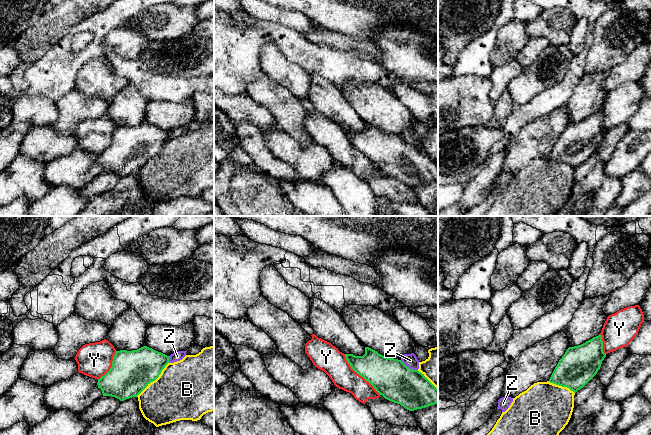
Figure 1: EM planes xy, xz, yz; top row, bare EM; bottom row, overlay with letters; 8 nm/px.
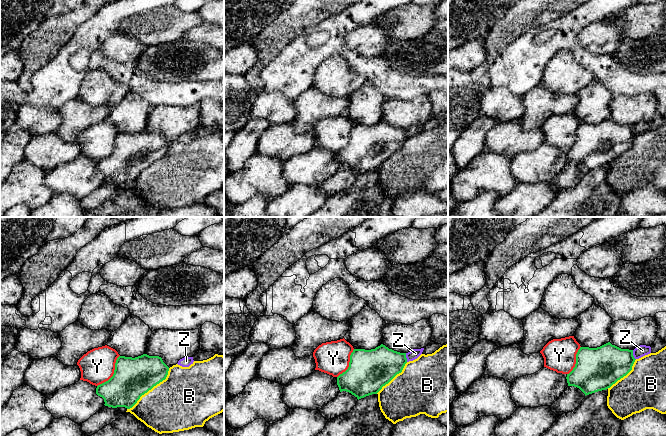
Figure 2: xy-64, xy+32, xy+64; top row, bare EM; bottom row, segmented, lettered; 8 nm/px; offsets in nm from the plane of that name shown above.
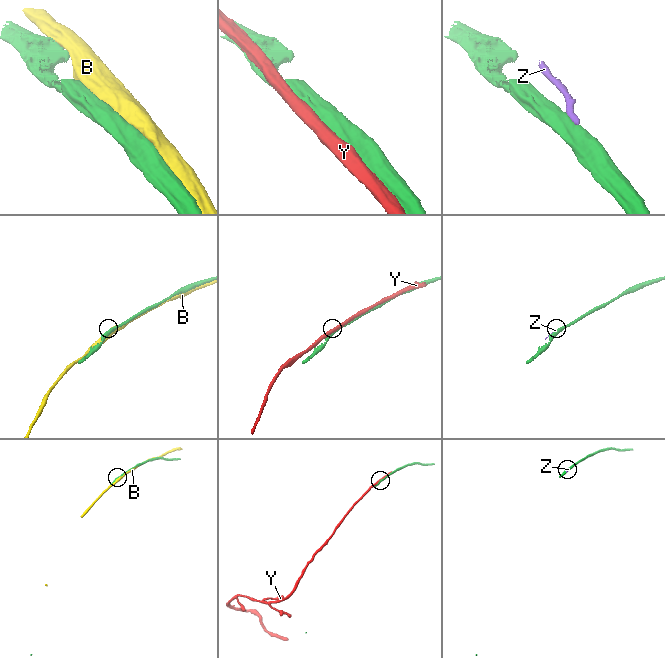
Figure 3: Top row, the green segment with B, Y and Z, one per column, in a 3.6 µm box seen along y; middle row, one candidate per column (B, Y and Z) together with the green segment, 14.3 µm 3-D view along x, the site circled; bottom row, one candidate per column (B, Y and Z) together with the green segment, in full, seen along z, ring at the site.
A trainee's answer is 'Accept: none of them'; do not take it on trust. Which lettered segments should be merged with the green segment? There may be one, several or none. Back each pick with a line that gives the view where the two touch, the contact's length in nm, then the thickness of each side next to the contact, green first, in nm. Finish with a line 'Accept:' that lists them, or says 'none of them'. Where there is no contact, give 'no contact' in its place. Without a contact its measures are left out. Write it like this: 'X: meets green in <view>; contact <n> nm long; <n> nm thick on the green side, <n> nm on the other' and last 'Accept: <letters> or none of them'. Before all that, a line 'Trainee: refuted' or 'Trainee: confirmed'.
Trainee: confirmed
Accept: none of them

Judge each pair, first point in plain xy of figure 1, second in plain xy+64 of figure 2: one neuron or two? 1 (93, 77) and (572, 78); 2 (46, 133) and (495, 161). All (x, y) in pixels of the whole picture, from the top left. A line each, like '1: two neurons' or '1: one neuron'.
1: one neuron
2: two neurons

